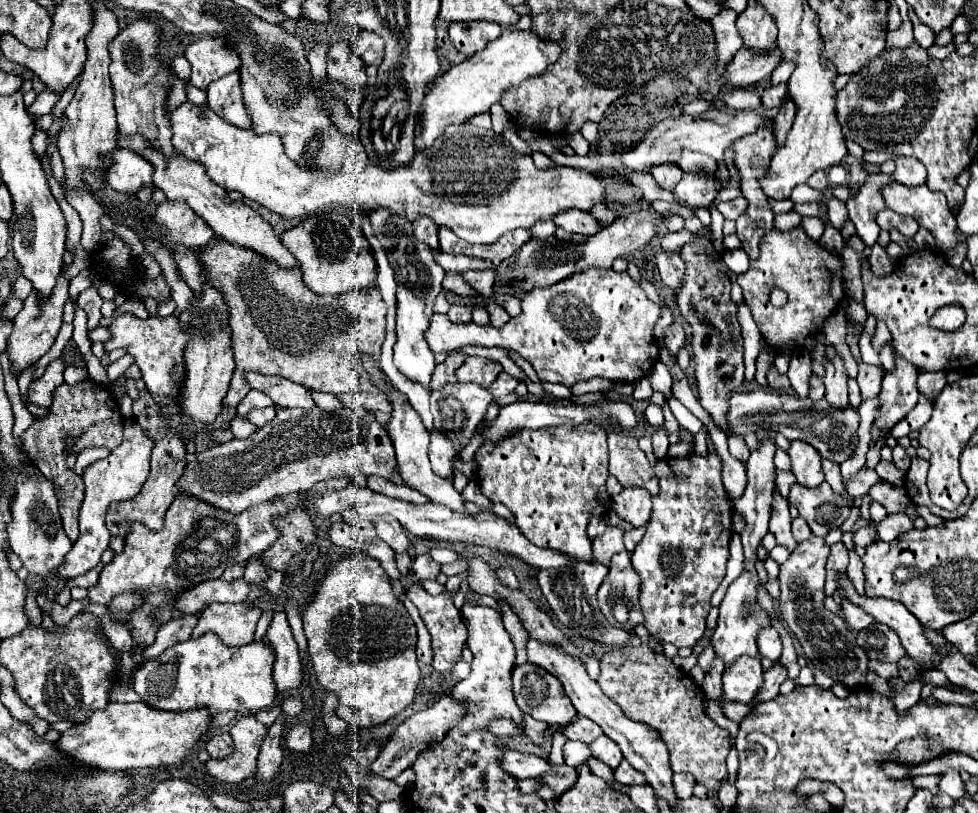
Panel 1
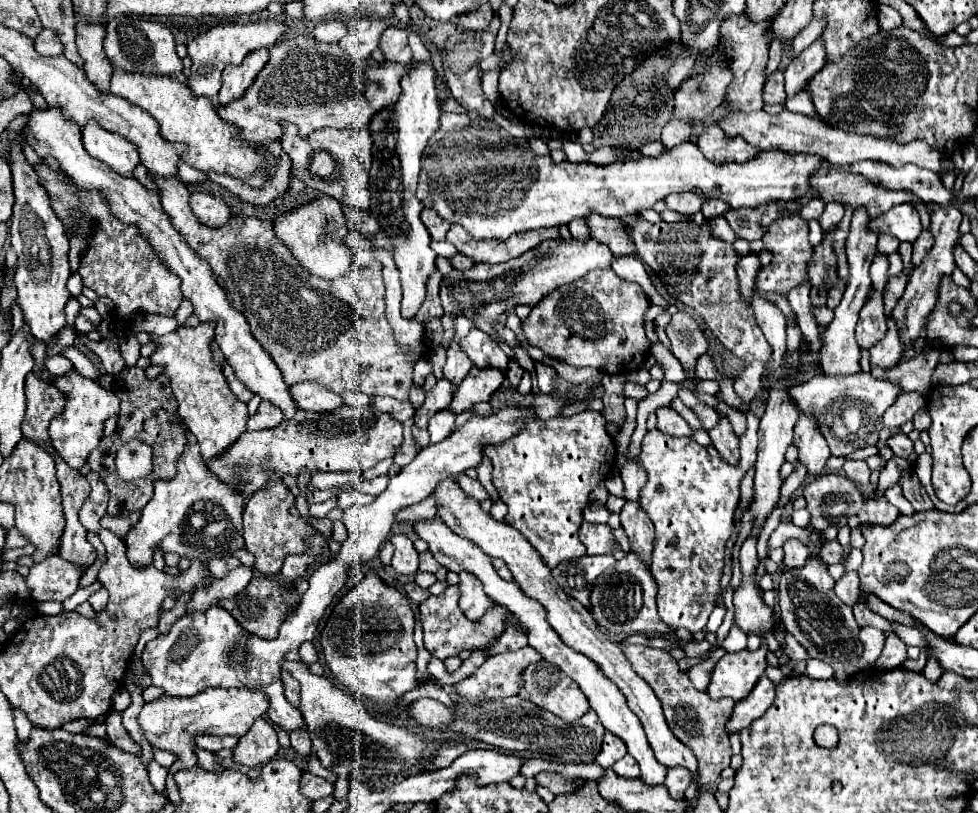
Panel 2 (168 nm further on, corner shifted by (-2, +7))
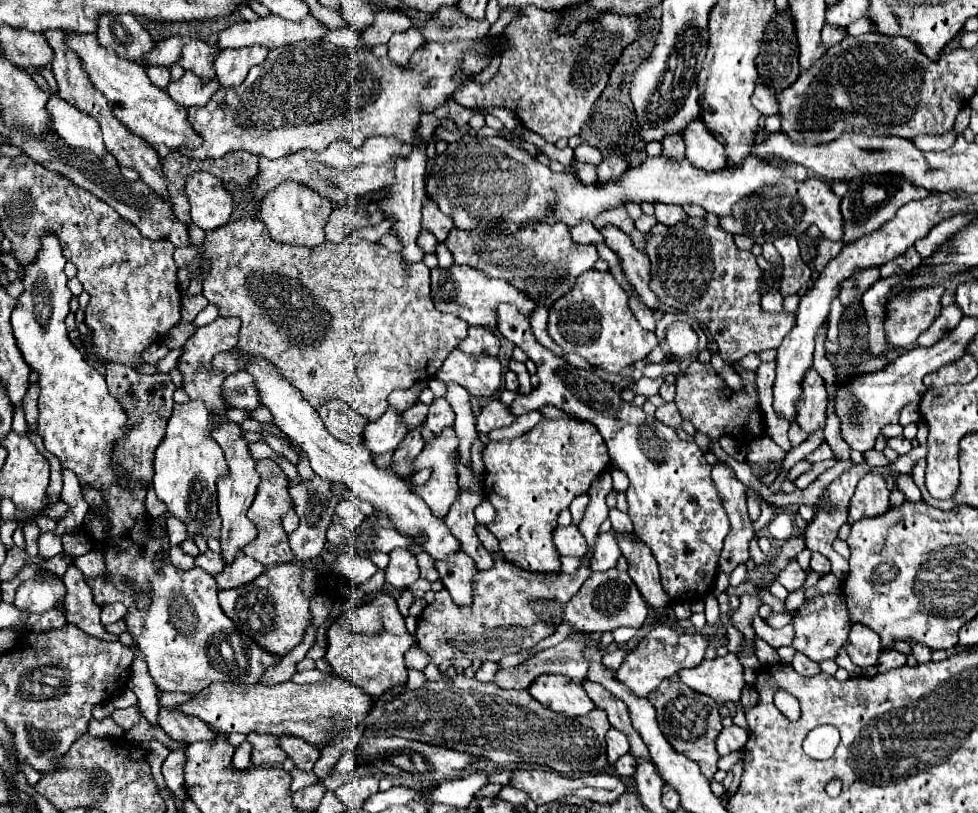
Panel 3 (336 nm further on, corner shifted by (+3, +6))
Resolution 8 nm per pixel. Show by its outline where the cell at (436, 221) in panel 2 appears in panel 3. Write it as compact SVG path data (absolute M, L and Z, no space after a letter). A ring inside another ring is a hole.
M425 201L423 205L423 229L431 231L439 241L445 241L447 233L453 229L451 217L443 215L433 201Z

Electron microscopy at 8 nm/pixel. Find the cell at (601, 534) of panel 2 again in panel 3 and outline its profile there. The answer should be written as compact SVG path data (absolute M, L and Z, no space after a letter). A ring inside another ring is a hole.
M567 525L567 527L557 527L553 541L557 543L557 549L561 551L561 555L573 555L573 557L581 557L587 553L587 541L581 535L579 527L575 525Z

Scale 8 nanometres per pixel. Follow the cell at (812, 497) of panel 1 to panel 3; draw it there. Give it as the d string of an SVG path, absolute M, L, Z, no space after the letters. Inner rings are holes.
M861 463L861 465L855 465L853 469L845 471L839 479L835 479L835 481L823 491L823 495L819 497L819 507L817 507L817 511L815 511L815 517L813 517L813 521L807 525L809 529L805 529L805 543L807 543L807 549L825 555L825 557L831 561L831 567L833 567L831 571L833 571L841 581L849 575L849 563L847 563L847 559L843 559L843 557L833 549L831 543L833 543L833 539L837 537L839 527L847 521L849 503L851 503L851 497L853 497L853 493L855 493L855 487L857 487L859 479L861 479L865 473L869 473L869 469L871 469L871 467L869 467L867 463Z

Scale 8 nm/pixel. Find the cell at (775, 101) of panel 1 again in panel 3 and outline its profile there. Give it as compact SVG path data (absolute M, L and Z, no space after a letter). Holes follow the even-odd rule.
M759 83L751 95L751 101L753 105L763 113L763 115L775 115L779 113L779 101L777 101L777 95L771 87Z

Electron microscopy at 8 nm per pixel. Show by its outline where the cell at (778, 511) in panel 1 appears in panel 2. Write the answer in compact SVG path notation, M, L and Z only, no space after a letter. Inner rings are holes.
M788 540L784 544L784 566L786 568L804 566L806 558L808 558L808 548L800 540Z

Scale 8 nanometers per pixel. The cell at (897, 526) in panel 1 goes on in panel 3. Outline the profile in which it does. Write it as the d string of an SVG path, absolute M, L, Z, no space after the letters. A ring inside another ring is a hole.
M865 475L851 499L847 523L855 523L865 517L877 517L891 509L889 505L889 489L881 475Z

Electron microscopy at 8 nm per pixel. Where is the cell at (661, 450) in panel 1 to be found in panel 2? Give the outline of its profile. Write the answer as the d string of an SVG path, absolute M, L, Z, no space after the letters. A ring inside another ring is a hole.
M670 406L656 410L656 416L658 416L658 430L662 430L664 434L688 436L688 438L694 434L694 430L688 426L688 422L680 414L676 414Z

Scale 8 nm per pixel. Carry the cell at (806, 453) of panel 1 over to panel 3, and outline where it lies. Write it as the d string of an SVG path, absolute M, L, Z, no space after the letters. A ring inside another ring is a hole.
M811 369L809 375L805 375L803 395L801 395L801 403L797 409L799 409L797 423L807 435L813 435L815 431L825 427L827 391L825 391L825 381L815 369Z

